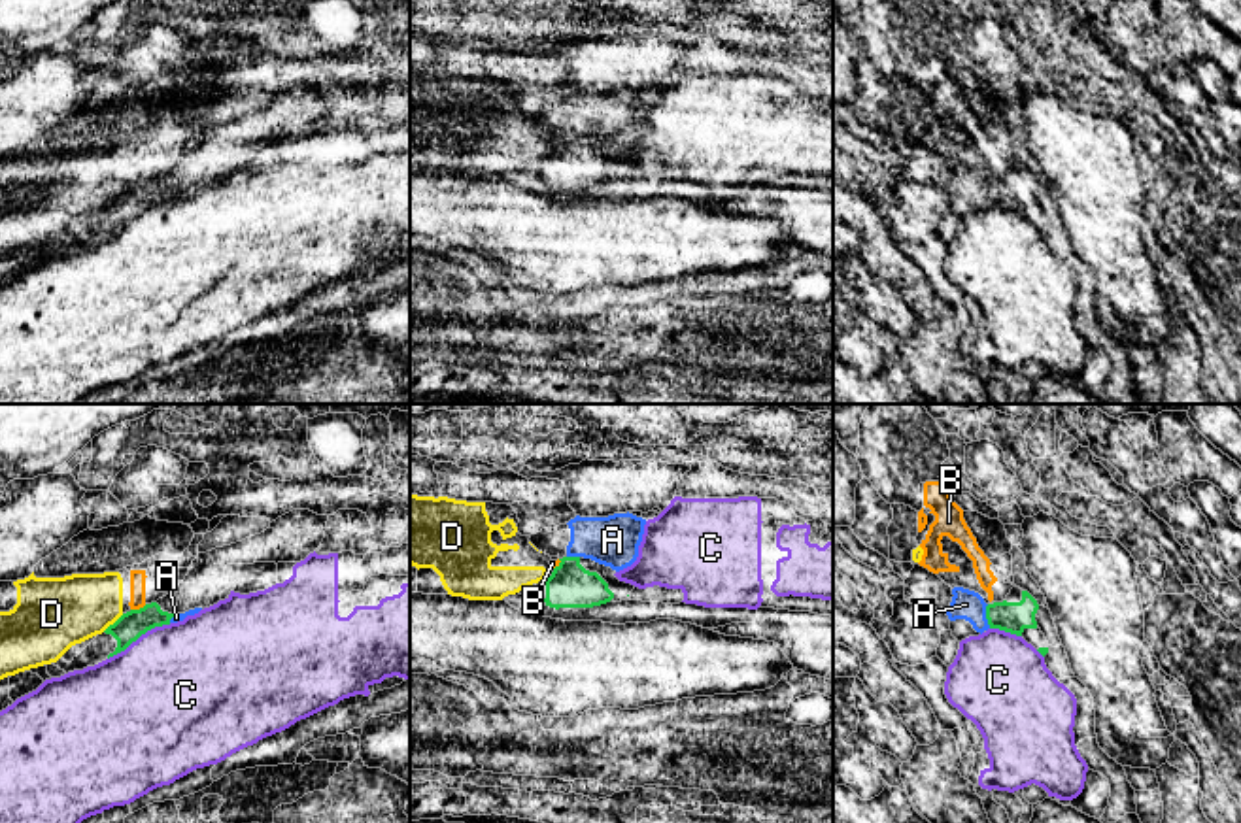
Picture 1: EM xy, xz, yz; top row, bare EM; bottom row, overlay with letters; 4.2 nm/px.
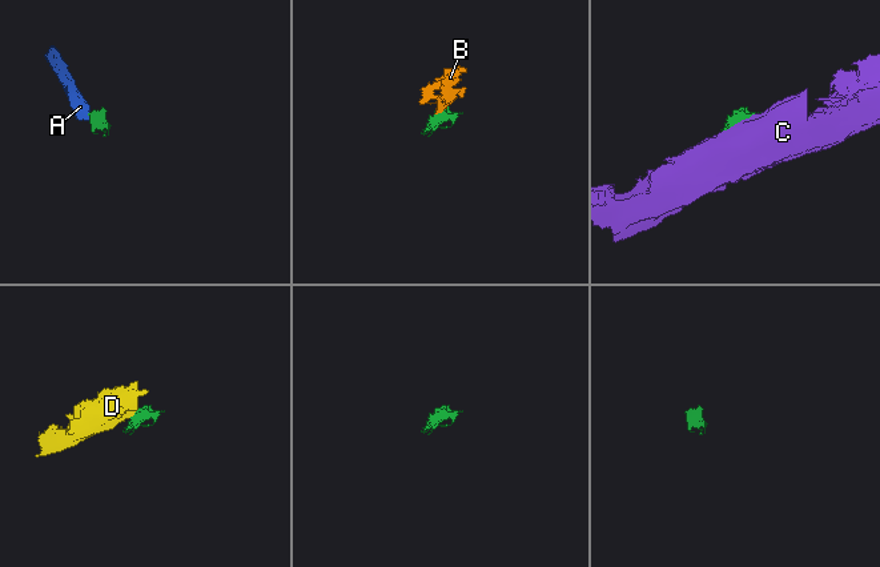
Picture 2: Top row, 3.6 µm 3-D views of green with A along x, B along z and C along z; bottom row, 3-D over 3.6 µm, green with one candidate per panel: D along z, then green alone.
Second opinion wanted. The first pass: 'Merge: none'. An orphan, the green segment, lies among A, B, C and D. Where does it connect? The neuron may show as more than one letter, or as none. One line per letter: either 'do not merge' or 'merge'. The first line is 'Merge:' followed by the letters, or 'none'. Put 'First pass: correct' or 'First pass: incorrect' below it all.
Merge: none
A: do not merge
B: do not merge
C: do not merge
D: do not merge
First pass: correct

